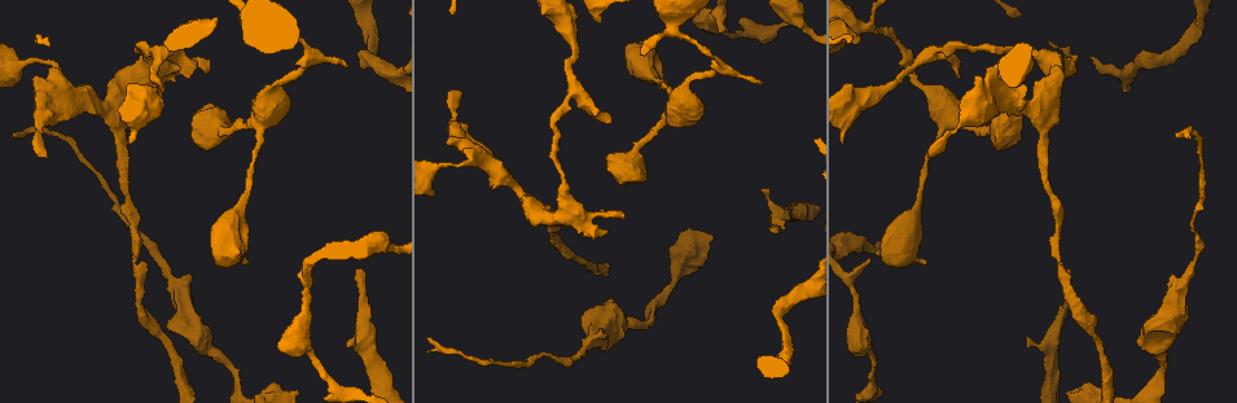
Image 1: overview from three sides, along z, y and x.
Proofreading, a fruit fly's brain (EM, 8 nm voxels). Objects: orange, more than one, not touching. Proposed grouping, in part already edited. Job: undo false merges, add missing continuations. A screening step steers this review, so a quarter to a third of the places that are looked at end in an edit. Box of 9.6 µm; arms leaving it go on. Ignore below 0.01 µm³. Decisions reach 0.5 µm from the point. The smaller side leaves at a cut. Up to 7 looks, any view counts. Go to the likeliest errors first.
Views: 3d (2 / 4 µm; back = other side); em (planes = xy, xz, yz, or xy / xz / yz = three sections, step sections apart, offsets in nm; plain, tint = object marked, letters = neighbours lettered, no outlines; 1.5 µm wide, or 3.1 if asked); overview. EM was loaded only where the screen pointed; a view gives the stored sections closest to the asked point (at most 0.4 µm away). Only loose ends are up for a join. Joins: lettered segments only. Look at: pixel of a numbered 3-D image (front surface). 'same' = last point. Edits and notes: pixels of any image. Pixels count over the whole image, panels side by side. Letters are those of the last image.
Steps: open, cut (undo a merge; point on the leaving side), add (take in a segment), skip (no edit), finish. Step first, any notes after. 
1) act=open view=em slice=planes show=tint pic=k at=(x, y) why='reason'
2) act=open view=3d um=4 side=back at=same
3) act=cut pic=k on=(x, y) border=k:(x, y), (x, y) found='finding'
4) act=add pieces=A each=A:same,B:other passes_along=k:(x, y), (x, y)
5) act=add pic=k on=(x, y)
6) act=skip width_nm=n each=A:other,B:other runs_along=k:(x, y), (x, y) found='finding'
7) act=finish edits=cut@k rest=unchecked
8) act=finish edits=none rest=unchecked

act=open view=em slice=planes show=tint pic=1 at=(719, 29) why='an open end'

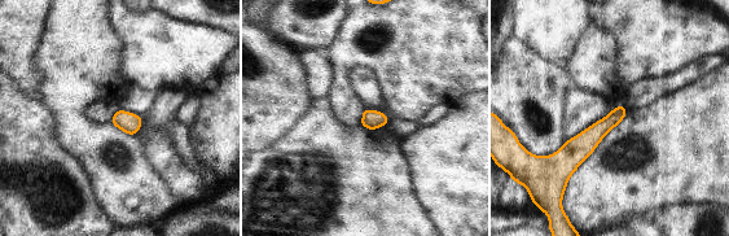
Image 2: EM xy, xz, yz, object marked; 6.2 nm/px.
act=open view=em slice=planes show=letters at=same why='see the neighbours'

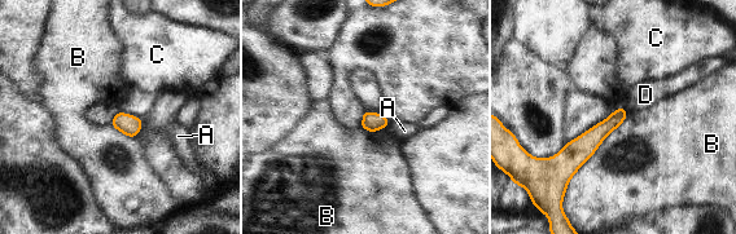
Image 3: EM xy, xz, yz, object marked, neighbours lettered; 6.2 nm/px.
act=skip each=A:other,B:other,C:other,D:other found='none of them fits'

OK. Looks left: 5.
act=open view=3d um=4 side=back pic=1 at=(365, 312) why='sudden change in width'

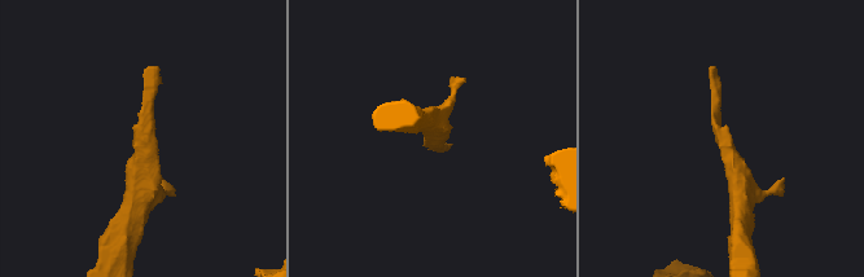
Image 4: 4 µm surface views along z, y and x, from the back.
act=open view=em slice=yz step=4 show=tint pic=4 at=(433, 142)

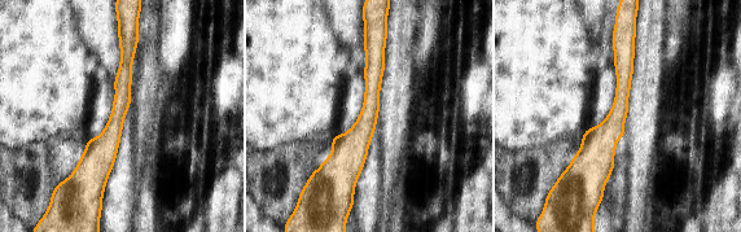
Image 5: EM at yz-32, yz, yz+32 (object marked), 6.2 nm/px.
act=open view=em slice=planes show=letters at=same

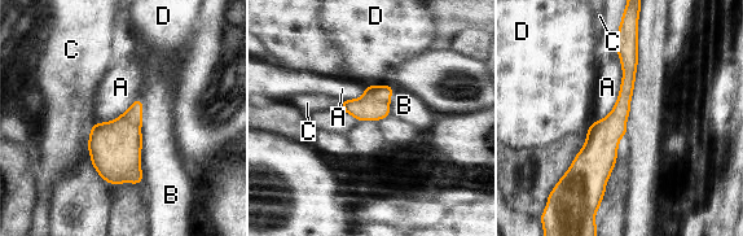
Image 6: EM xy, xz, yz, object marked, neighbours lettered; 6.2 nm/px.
act=skip longest_contact=B:550nm each=A:other,B:other,C:other,D:other border=6:(618, 53), (619, 97), (593, 122) found='one neuron here'

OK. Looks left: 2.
act=open view=em slice=planes show=letters pic=1 at=(455, 92) why='an open end'

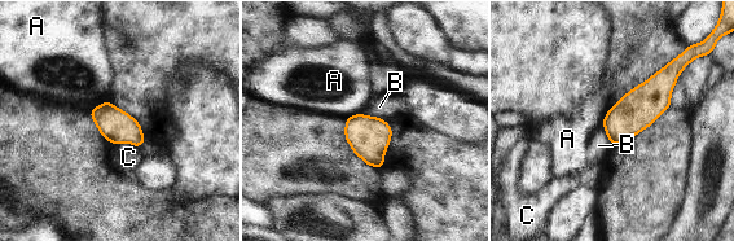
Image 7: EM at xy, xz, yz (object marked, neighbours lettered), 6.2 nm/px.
act=skip each=A:other,B:other,C:other border=7:(359, 113), (366, 117), (381, 118) found='no lettered segment goes on from it'

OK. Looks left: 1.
act=finish edits=none rest=unchecked

